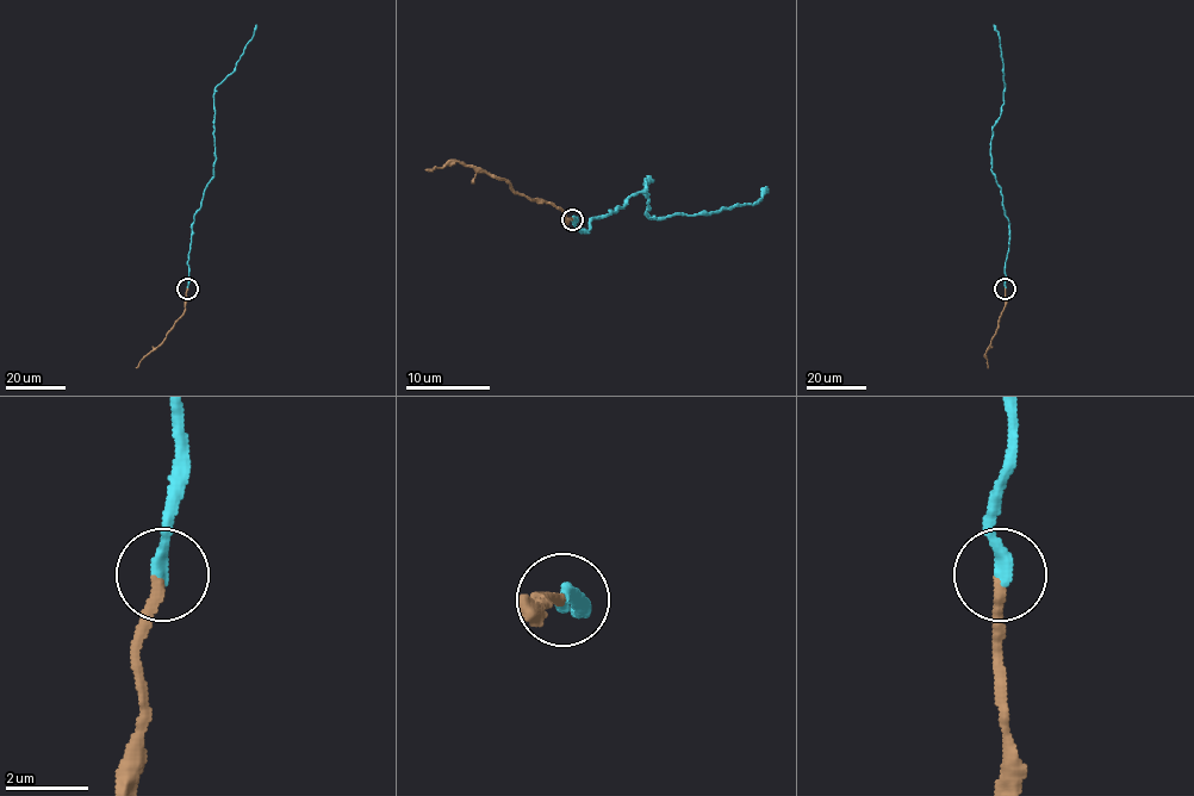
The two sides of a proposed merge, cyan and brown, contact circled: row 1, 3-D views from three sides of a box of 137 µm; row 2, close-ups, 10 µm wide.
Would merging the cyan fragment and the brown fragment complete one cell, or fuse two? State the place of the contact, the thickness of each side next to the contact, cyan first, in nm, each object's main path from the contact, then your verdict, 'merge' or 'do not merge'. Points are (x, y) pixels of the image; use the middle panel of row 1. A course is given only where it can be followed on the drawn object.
at (572, 219); 320 nm thick on the cyan side, 280 nm on the other; cyan runs (573, 218), (579, 231), (590, 229), (594, 218), (620, 207), (650, 178), (650, 216), (754, 204), (767, 187); brown runs (573, 218), (566, 221), (560, 210), (520, 196), (507, 182), (456, 161), (424, 169); merge

